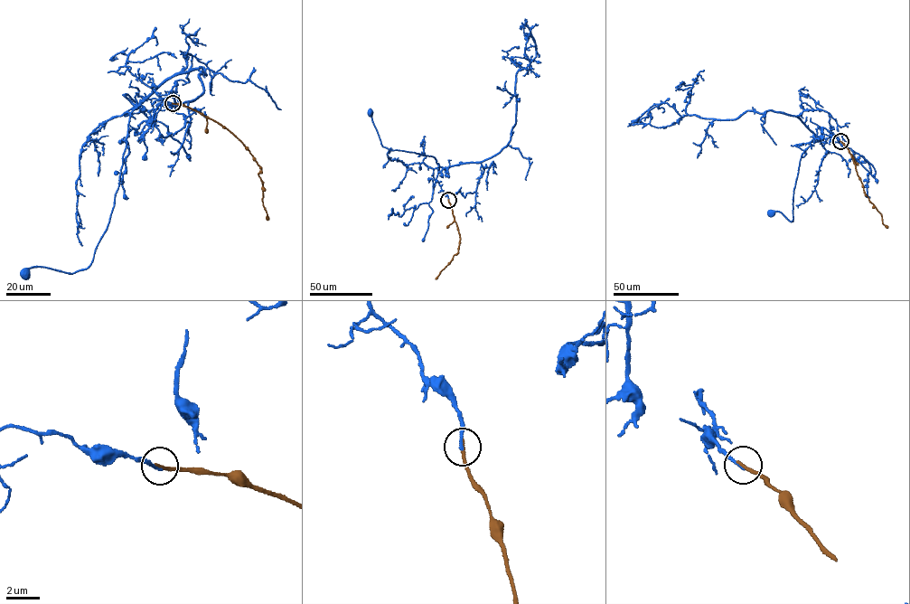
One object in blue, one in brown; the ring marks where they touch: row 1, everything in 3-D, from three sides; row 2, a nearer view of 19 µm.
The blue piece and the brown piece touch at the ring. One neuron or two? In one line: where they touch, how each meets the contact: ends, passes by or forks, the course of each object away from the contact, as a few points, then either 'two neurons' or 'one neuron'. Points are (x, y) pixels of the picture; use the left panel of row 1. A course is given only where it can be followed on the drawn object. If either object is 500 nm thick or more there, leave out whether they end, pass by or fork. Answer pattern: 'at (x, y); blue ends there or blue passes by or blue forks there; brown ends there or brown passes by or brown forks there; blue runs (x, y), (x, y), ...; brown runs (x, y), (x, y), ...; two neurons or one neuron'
at (173, 103); blue ends there; brown ends there; blue runs (173, 103), (147, 99), (124, 113), (129, 120), (118, 186), (90, 265), (70, 274), (34, 267), (24, 275); brown runs (173, 103), (182, 104), (224, 127), (249, 151), (261, 169), (258, 174), (262, 182), (262, 199), (267, 219); two neurons

